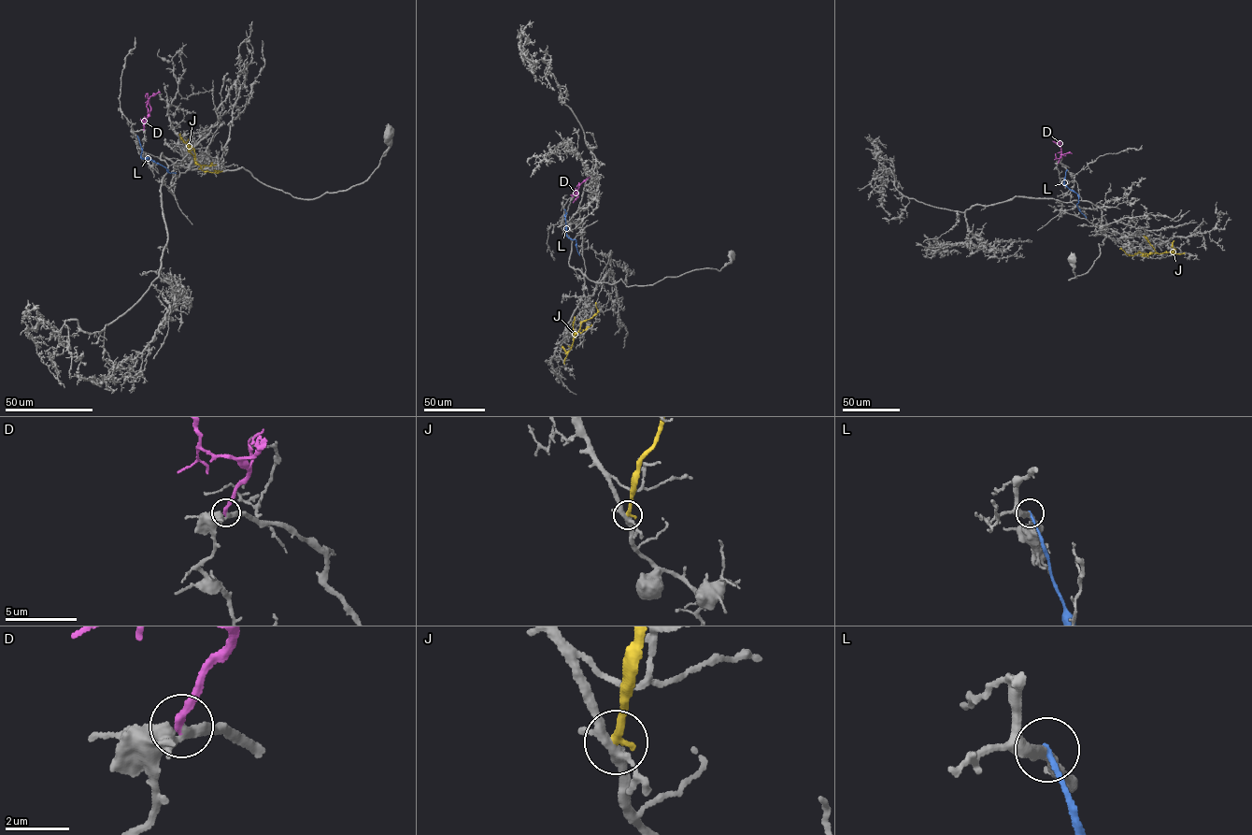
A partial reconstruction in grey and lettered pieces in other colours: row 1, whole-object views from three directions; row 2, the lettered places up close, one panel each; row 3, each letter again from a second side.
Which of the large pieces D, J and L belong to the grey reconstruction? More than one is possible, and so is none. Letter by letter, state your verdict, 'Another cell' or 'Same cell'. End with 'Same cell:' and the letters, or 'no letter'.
D: Same cell
J: Another cell
L: Another cell
Same cell: D

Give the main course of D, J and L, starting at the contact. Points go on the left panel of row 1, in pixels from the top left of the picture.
D: (144, 129), (149, 114), (148, 101), (159, 92)
J: (189, 139), (188, 145), (193, 149), (194, 162), (204, 170), (214, 170)
L: (137, 136), (142, 151), (141, 157), (148, 157), (169, 172), (176, 173)

